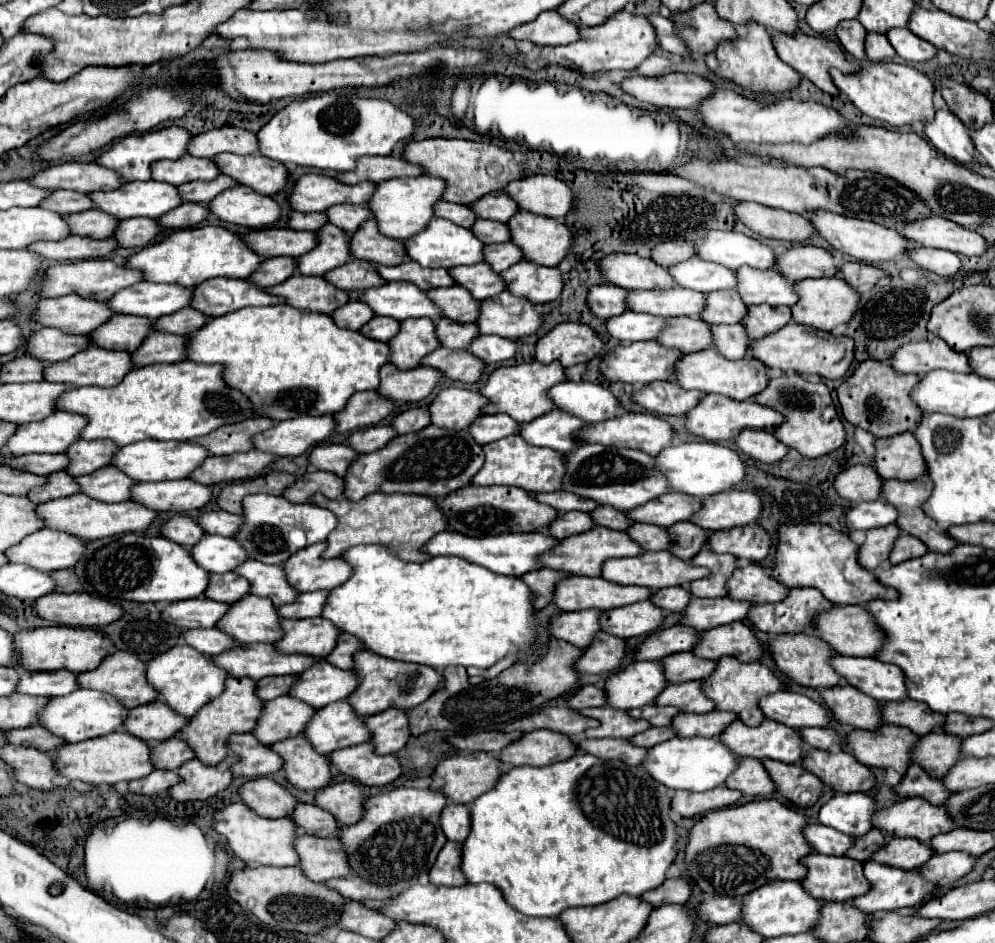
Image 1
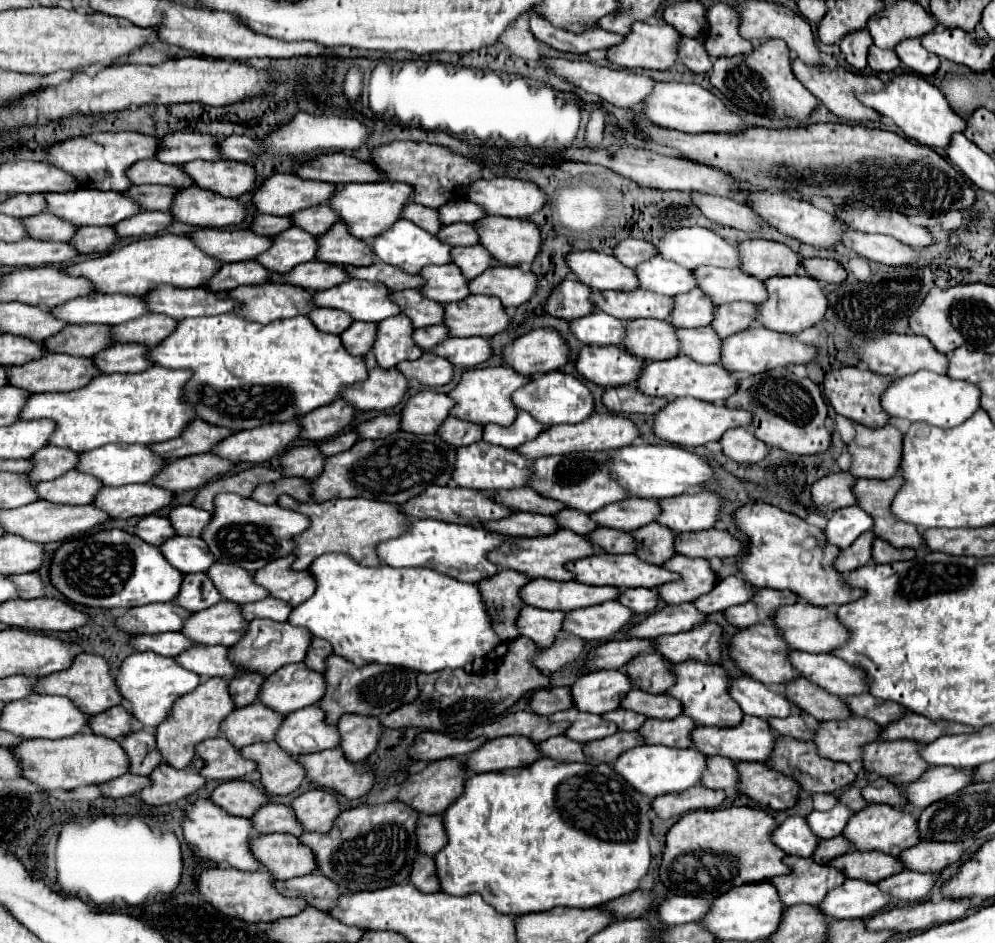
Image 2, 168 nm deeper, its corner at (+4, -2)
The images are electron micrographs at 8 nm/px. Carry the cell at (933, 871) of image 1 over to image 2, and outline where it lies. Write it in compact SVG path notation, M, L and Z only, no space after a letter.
M903 870L895 876L889 876L881 880L877 886L891 894L893 898L905 900L905 902L917 902L925 898L931 888L937 884L939 872L915 872L915 870Z

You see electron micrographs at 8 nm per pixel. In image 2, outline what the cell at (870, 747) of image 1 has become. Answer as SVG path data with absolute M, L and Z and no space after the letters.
M853 716L843 722L821 722L819 730L815 732L815 744L823 758L853 764L861 762L863 748L879 740L881 726L873 720Z

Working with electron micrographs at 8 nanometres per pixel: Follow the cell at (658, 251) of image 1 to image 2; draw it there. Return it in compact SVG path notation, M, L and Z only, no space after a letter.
M623 240L615 246L615 258L629 268L637 268L637 264L655 256L657 256L657 246L653 246L647 240Z

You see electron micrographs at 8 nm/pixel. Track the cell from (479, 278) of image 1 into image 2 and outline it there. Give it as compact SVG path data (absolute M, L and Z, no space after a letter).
M455 264L425 266L425 270L421 270L421 276L425 278L425 286L421 288L421 292L435 302L449 304L471 296L469 280Z

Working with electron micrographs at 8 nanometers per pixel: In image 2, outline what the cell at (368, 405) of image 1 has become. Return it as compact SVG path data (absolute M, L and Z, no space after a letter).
M337 398L333 404L317 408L313 410L313 414L307 414L305 418L297 420L303 426L301 438L315 440L315 442L333 438L339 432L343 432L345 426L351 424L355 414L357 410L349 402L345 402L343 398Z

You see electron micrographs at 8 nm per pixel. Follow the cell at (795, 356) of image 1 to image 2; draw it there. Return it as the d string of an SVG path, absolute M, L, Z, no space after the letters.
M753 326L749 330L743 330L743 332L733 334L731 338L723 340L721 364L731 372L761 374L765 370L787 368L791 364L811 364L811 362L815 362L815 356L817 356L817 348L811 346L811 344L799 342L793 334L773 332L765 326Z

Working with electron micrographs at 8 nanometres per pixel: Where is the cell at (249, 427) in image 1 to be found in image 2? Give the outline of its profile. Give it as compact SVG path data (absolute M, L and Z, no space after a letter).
M197 418L187 426L187 430L179 438L173 438L173 440L167 440L167 442L161 442L161 444L153 444L151 448L153 448L153 452L175 460L175 458L211 452L217 442L231 436L233 432L235 430L229 430L229 428L209 426L209 422Z

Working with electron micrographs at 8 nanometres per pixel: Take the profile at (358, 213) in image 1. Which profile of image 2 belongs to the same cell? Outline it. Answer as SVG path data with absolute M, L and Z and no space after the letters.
M329 204L299 210L291 218L293 218L293 226L299 226L299 228L309 230L311 234L319 234L319 236L325 234L325 230L329 230L329 226L333 226L335 222L341 220Z

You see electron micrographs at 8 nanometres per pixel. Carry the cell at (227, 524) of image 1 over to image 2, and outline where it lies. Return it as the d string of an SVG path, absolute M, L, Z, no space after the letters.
M177 506L171 510L169 520L177 534L181 536L199 536L201 530L209 524L209 512L193 506Z

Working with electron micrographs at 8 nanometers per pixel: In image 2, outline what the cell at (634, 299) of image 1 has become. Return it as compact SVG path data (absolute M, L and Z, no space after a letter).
M631 290L631 292L593 292L593 304L597 310L605 310L607 314L623 320L633 318L669 318L669 310L673 310L673 298L665 298L663 294L653 294L651 290Z

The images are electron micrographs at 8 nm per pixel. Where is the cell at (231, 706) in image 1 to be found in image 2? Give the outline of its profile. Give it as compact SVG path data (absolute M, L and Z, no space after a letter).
M209 678L191 694L185 694L173 706L173 712L165 722L157 726L157 748L163 760L175 768L185 768L195 758L195 746L207 738L215 738L221 732L221 722L233 712L235 704L229 694L229 682L225 678Z

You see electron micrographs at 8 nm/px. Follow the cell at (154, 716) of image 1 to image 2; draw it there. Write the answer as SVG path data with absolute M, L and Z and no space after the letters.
M113 706L111 710L105 710L103 714L91 716L89 728L95 734L119 740L133 732L133 722L135 722L133 714L125 706Z

